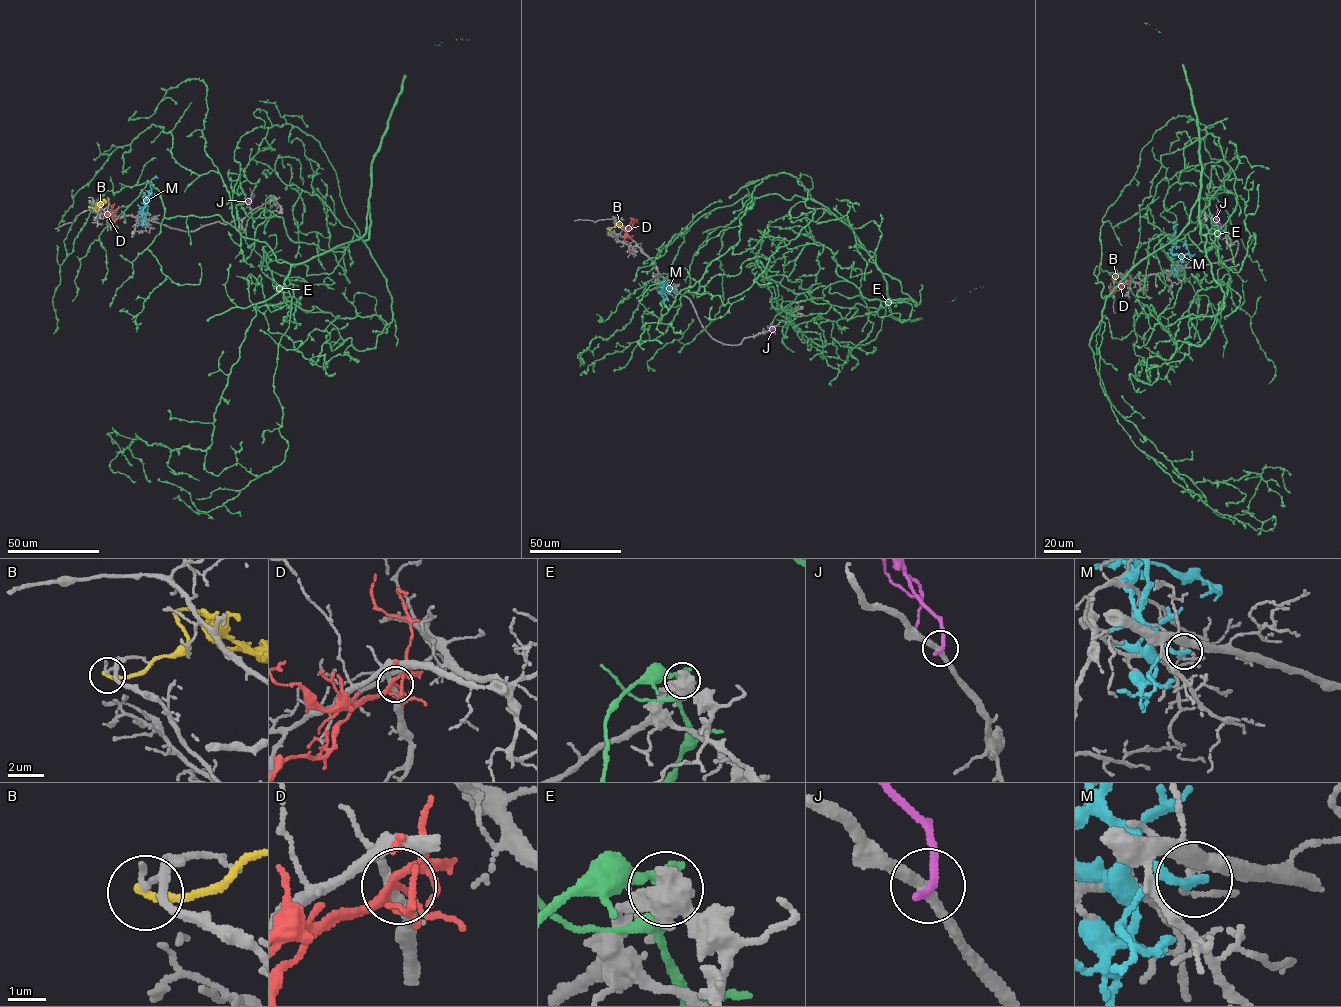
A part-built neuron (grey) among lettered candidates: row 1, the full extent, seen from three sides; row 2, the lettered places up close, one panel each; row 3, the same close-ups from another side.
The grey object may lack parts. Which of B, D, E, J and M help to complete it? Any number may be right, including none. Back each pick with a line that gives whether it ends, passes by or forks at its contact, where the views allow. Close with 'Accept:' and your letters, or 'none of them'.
Accept: none of them

